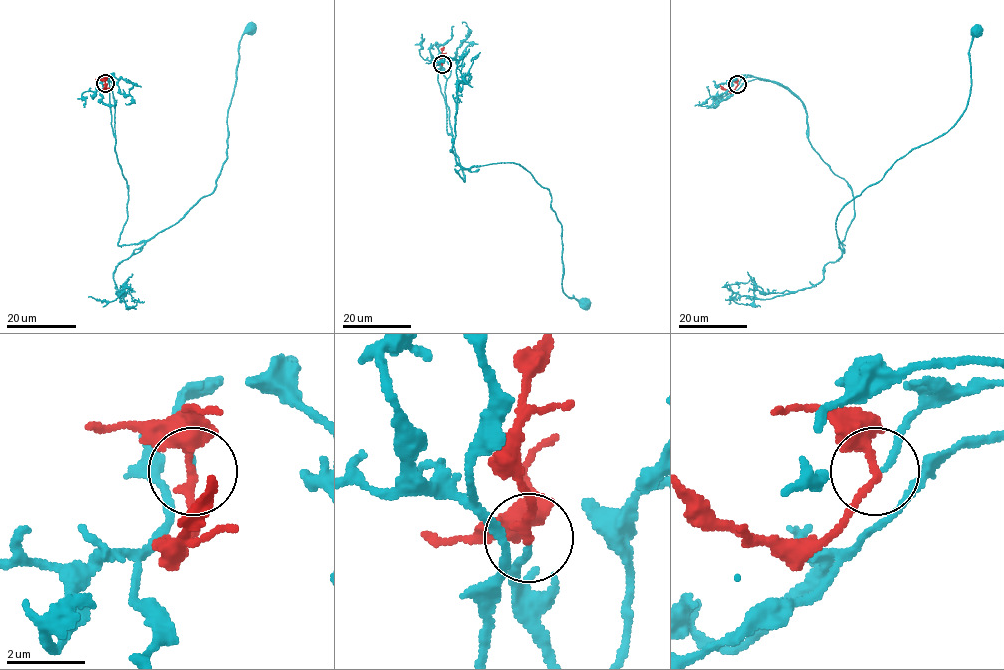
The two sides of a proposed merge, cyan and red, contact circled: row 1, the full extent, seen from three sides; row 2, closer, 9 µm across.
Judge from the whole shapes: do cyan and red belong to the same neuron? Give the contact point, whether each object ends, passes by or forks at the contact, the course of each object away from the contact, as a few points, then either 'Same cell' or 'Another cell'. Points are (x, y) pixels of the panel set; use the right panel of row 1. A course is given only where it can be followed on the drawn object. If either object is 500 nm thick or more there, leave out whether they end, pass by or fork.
Place: (737, 84). At the ring cyan passes by. At the ring red passes by. Course of cyan: (738, 84), (769, 79), (800, 100), (812, 149), (852, 191), (843, 244), (839, 211), (963, 113), (978, 26). Course of red: (738, 84), (732, 90), (726, 90), (720, 84). Same cell

